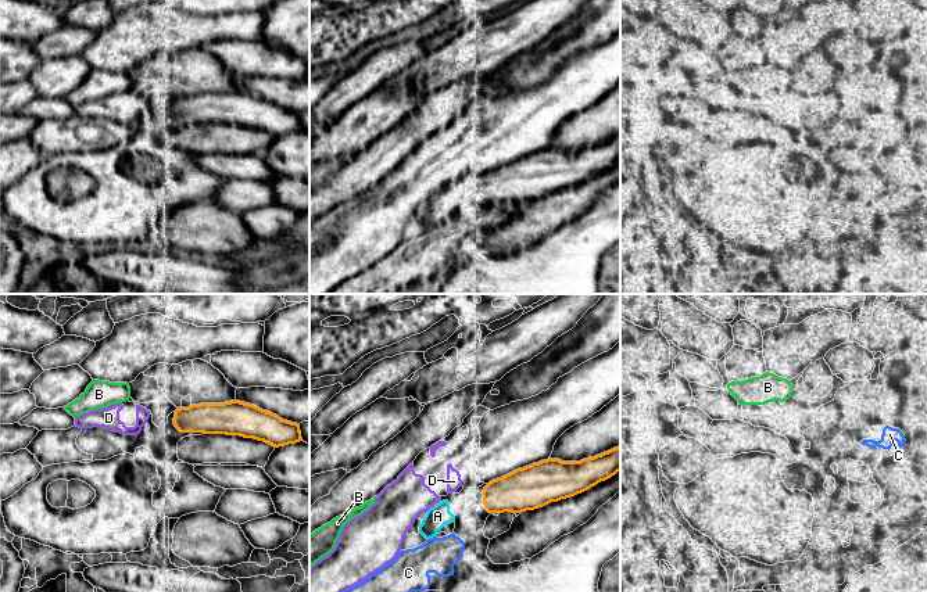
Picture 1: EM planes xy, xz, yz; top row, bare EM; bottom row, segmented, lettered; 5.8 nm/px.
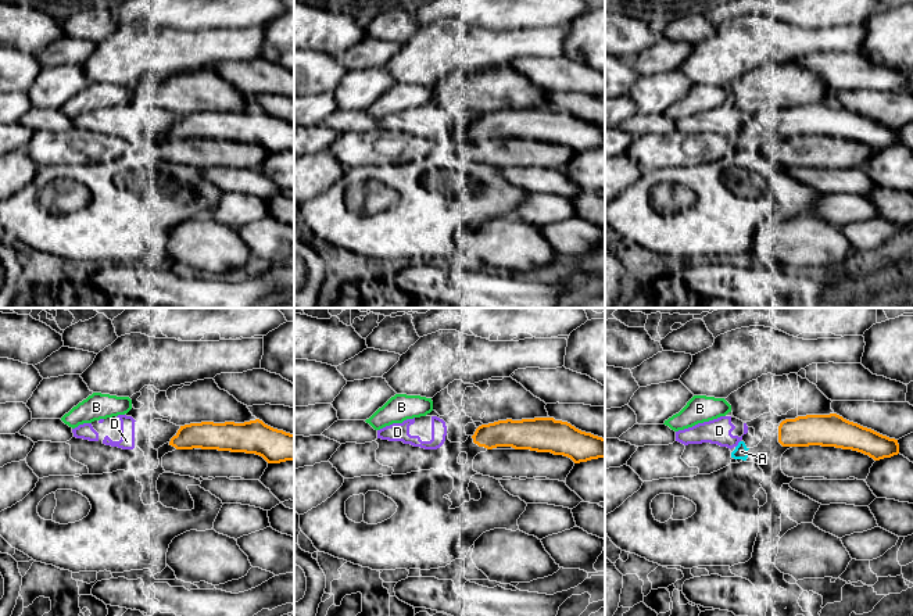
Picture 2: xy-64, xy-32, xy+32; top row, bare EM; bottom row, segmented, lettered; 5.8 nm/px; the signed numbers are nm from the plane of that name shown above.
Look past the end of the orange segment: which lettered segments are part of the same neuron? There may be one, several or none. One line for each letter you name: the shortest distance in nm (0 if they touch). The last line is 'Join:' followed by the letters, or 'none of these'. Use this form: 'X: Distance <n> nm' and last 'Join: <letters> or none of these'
A: Distance 180 nm
Join: A

